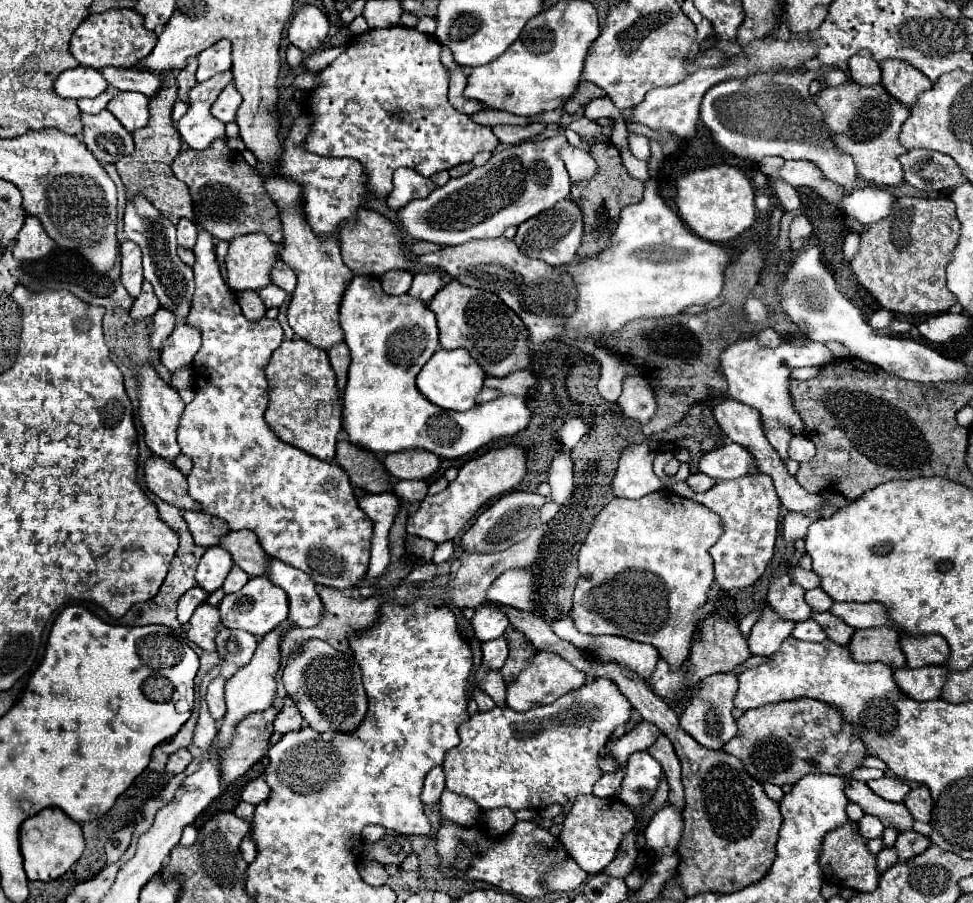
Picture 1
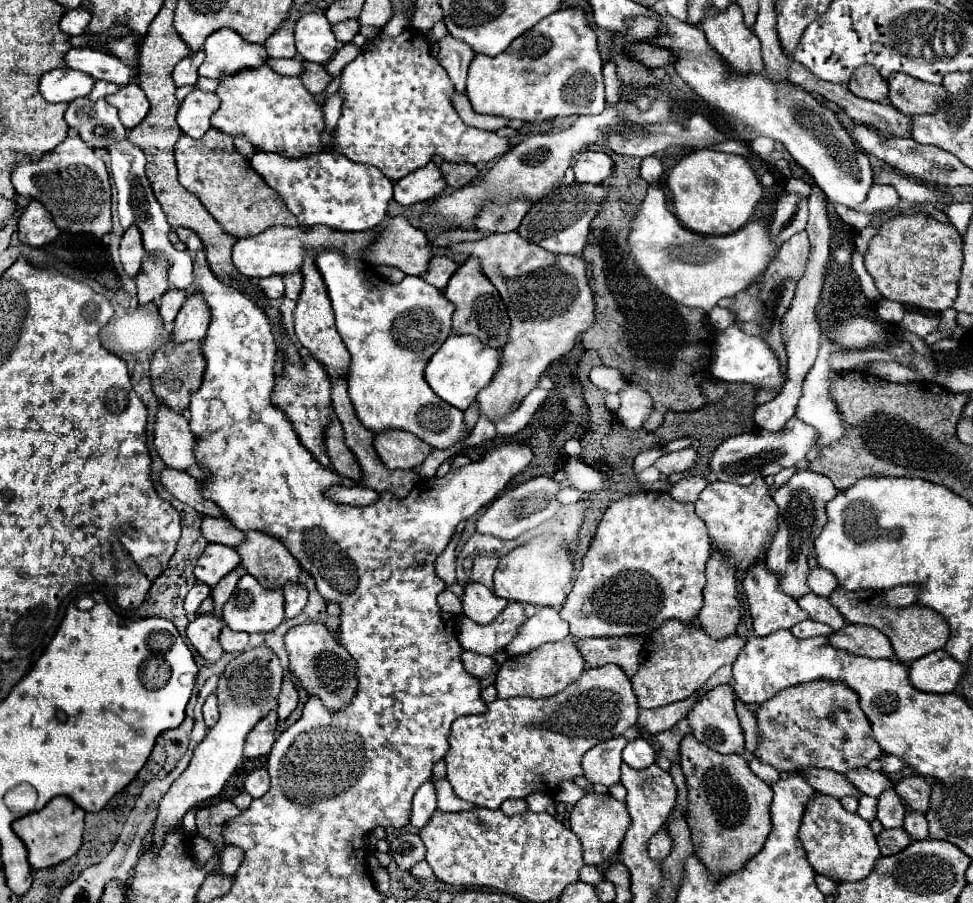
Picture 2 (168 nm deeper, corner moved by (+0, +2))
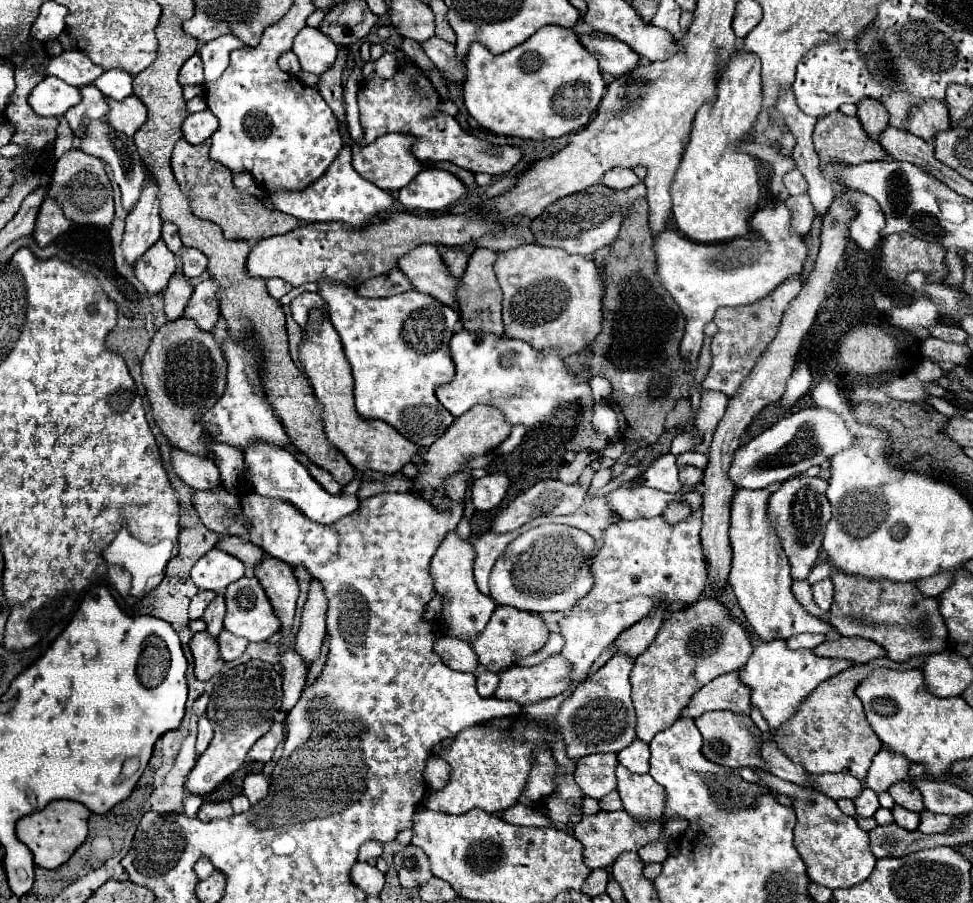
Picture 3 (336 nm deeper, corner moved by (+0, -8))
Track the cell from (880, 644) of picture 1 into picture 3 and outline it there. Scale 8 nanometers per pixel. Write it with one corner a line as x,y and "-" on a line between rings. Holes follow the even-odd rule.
837,636
833,640
825,640
823,644
819,644
813,654
817,656
827,656
827,658
839,658
839,660
849,660
853,664
865,664
871,658
883,658
885,650
871,642
871,640
863,640
863,638
845,638
845,636

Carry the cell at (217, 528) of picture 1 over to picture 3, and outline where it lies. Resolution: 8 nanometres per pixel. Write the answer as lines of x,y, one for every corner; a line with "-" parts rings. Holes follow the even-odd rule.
223,536
217,544
217,548
237,556
247,568
255,568
263,558
265,558
265,552
259,550
259,546
255,546
249,538
245,536

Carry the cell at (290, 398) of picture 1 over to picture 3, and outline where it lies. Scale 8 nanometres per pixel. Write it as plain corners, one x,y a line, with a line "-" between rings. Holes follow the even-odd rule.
303,458
303,464
307,464
311,476
313,476
329,494
339,494
339,492
341,492
341,486
333,480
333,476
331,476
327,470
323,470
323,468
319,468
319,466
313,466
313,464
311,464
309,460
305,460
305,458

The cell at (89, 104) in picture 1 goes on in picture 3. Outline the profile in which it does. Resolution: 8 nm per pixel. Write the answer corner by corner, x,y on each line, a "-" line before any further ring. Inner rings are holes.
105,70
97,80
95,86
113,100
123,100
133,94
133,76
127,74
125,70

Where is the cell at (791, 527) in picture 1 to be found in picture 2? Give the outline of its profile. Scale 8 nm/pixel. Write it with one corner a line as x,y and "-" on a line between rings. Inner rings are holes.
809,470
795,472
783,488
773,492
773,500
779,506
779,528
767,550
765,564
773,574
777,574
781,592
785,592
787,596
791,596
795,600
799,600
811,592
807,586
807,574
809,574
807,554
811,552
813,540
819,536
821,528
827,522
825,504
829,500
833,500
837,494
839,494
837,488
833,486
833,482
827,476
815,474

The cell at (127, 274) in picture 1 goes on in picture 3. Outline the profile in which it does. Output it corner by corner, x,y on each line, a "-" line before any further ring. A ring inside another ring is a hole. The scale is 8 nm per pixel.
149,174
145,178
145,186
141,190
139,202
131,208
125,234
123,234
123,256
129,264
135,264
139,256
147,252
161,238
161,216
159,216
159,200
157,200
157,182

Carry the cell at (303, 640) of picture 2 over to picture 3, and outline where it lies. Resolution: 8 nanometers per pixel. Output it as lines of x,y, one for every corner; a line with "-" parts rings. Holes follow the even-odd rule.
313,578
307,594
307,602
303,606
301,628
295,636
295,650
303,656
307,664
319,658
321,640
325,638
325,612
327,612
327,598
323,594
323,586

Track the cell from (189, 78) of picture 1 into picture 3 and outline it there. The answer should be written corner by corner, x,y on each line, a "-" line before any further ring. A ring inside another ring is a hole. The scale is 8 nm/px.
195,54
183,64
183,68
179,72
179,84
181,86
185,86
185,84
203,84
203,80
205,80
203,78
203,62

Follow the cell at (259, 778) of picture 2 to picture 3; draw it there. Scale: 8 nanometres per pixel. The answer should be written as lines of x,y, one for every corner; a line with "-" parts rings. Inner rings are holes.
249,774
243,782
243,794
249,798
251,804
257,804
261,798
267,796
269,782
263,774

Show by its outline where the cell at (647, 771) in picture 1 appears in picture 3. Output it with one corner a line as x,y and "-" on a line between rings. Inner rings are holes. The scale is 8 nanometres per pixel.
635,738
625,750
621,750
617,754
617,760
635,774
645,774
649,770
649,744
645,744
643,740

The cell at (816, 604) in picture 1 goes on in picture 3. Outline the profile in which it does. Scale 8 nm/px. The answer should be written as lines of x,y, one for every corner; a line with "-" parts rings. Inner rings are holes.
831,570
831,582
835,584
835,602
829,610
829,622
837,628
841,636
857,636
877,642
885,648
887,656
895,662
905,662
919,654
935,654
947,648
947,628
939,612
937,598
923,598
915,582
891,582
891,580
871,580
853,574
843,574
841,570

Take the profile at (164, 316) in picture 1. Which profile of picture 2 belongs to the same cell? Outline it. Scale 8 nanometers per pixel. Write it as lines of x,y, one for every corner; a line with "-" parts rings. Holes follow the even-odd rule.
167,290
159,300
159,314
163,318
163,324
173,324
177,312
181,310
185,302
187,292
185,290

